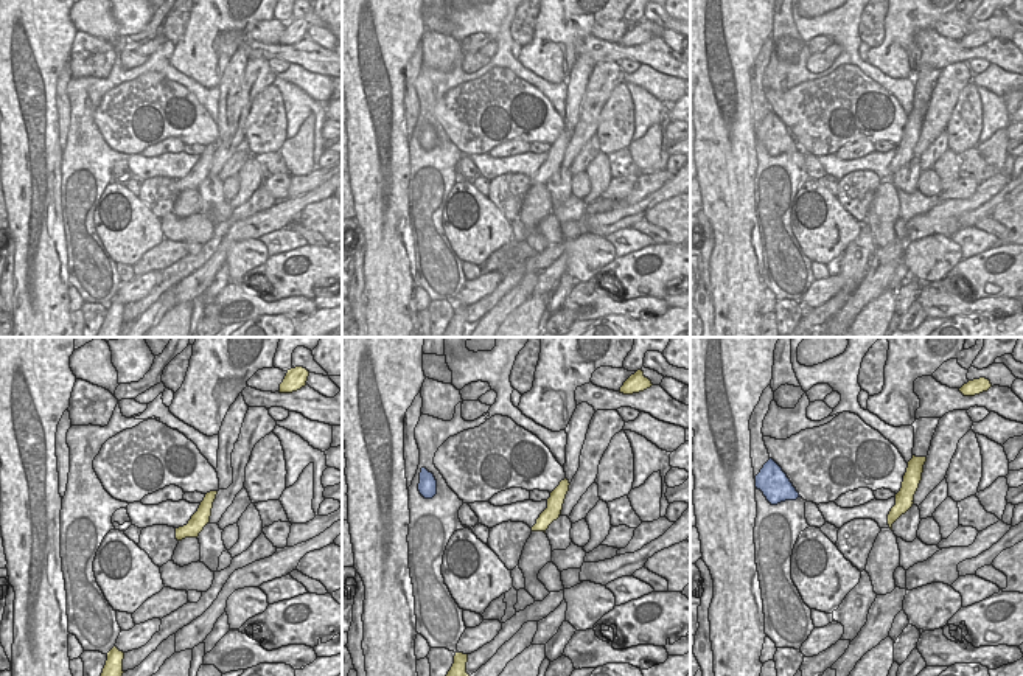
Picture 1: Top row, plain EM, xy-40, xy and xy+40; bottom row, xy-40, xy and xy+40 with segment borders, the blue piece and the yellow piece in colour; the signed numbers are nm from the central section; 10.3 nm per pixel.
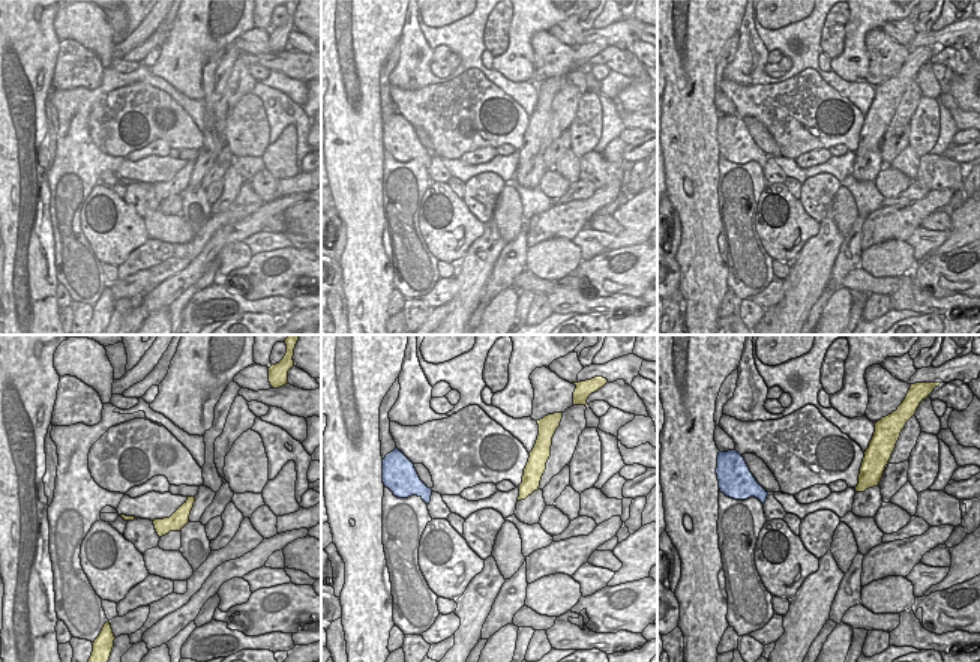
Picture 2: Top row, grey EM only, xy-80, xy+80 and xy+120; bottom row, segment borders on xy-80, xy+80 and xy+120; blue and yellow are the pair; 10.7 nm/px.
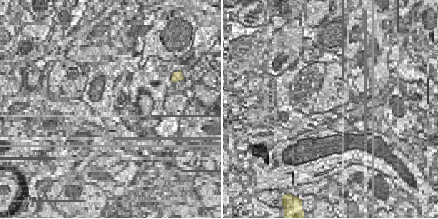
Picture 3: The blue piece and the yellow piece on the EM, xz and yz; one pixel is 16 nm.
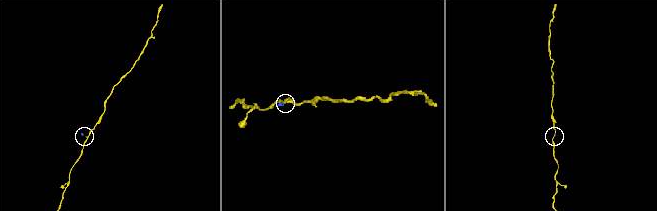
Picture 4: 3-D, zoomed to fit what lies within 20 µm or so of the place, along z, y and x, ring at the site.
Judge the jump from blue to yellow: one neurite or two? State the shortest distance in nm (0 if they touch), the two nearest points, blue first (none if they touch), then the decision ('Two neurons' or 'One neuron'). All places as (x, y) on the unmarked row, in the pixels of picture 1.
Distance 950 nm. Across: xy+40 (799, 148), (888, 167). One neuron

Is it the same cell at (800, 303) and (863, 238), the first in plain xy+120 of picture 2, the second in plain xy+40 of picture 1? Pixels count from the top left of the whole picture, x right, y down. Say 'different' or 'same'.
same

